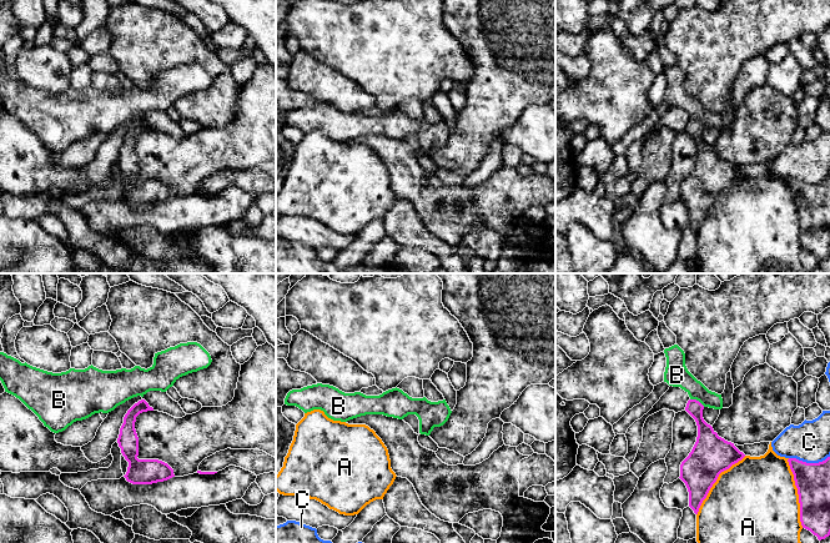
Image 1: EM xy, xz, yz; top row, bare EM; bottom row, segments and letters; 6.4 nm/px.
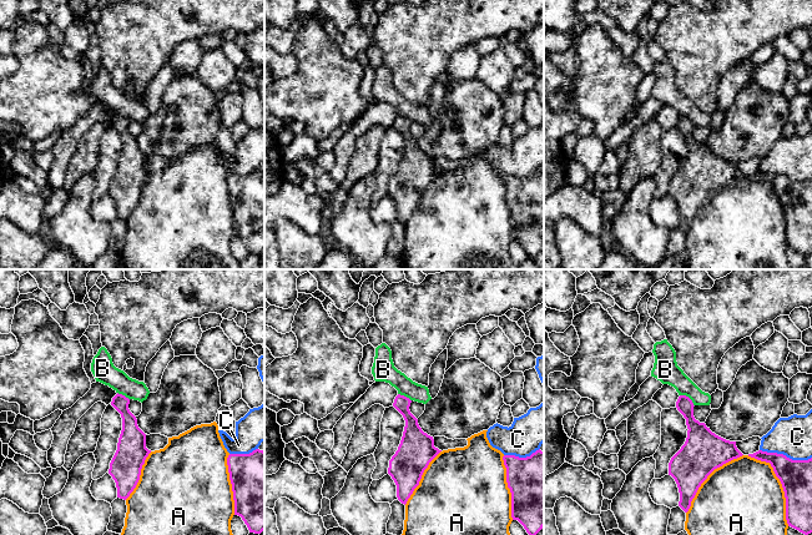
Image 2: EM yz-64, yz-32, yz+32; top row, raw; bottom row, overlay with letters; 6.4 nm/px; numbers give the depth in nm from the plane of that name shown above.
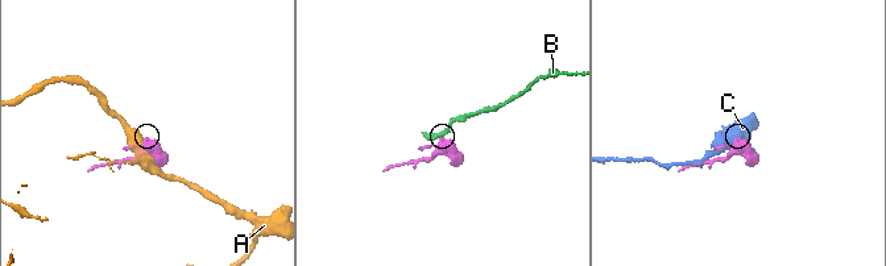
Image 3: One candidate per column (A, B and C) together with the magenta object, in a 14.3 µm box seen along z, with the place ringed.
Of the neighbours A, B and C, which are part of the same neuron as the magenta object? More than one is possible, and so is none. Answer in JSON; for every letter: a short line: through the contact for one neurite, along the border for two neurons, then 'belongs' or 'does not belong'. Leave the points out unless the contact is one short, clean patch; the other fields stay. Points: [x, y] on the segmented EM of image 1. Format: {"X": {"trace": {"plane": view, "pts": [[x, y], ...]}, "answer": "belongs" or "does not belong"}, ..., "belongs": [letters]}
{"A": {"answer": "does not belong"}, "B": {"trace": {"plane": "yz", "pts": [[690, 398], [698, 400], [704, 406]]}, "answer": "does not belong"}, "C": {"answer": "does not belong"}, "belongs": []}

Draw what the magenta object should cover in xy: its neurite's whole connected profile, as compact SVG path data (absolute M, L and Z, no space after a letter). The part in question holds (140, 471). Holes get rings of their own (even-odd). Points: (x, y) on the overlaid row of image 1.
M145 399L135 403L125 414L124 423L117 438L119 447L129 462L127 472L124 476L132 484L152 484L167 481L172 477L173 469L159 459L139 459L139 437L135 429L136 417L147 411L154 411Z

